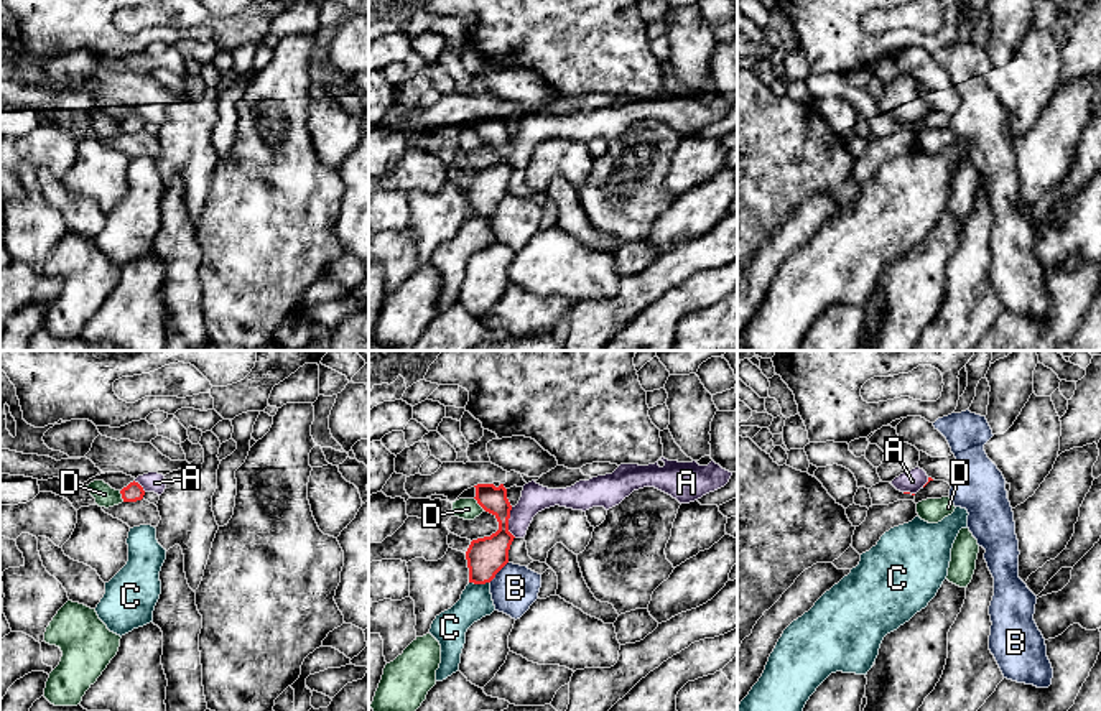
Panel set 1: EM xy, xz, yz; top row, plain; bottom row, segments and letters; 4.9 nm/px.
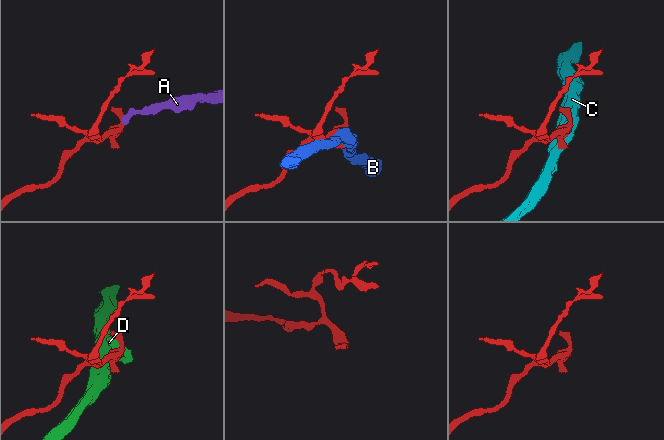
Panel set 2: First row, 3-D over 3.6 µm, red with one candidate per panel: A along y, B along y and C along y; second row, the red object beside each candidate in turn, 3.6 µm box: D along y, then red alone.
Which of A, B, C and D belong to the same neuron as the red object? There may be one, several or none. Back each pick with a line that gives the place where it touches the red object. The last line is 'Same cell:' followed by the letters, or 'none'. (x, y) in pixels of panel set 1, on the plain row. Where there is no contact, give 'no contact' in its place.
Same cell: none

